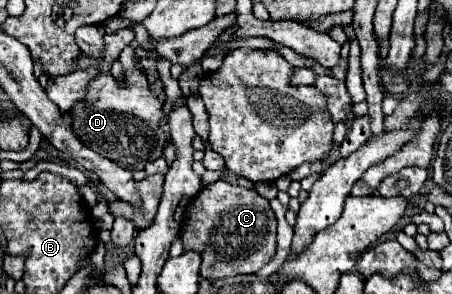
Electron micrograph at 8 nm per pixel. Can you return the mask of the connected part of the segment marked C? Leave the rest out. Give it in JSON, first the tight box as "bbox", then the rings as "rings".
{"bbox":[181,180,277,278],"rings":[[[217,180],[205,186],[185,208],[181,238],[185,250],[201,252],[203,278],[227,278],[235,274],[253,274],[275,256],[277,220],[269,202],[255,190],[231,186]]]}

